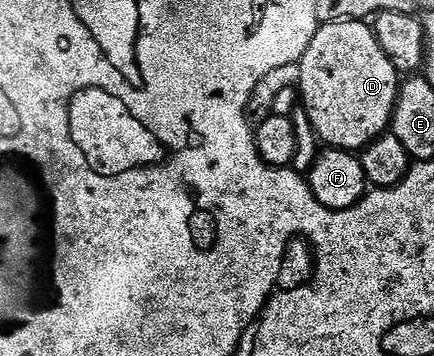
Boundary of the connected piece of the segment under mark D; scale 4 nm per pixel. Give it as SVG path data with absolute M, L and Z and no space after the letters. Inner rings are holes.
M322 22L300 66L299 99L322 144L357 153L390 130L397 108L399 76L368 22Z

